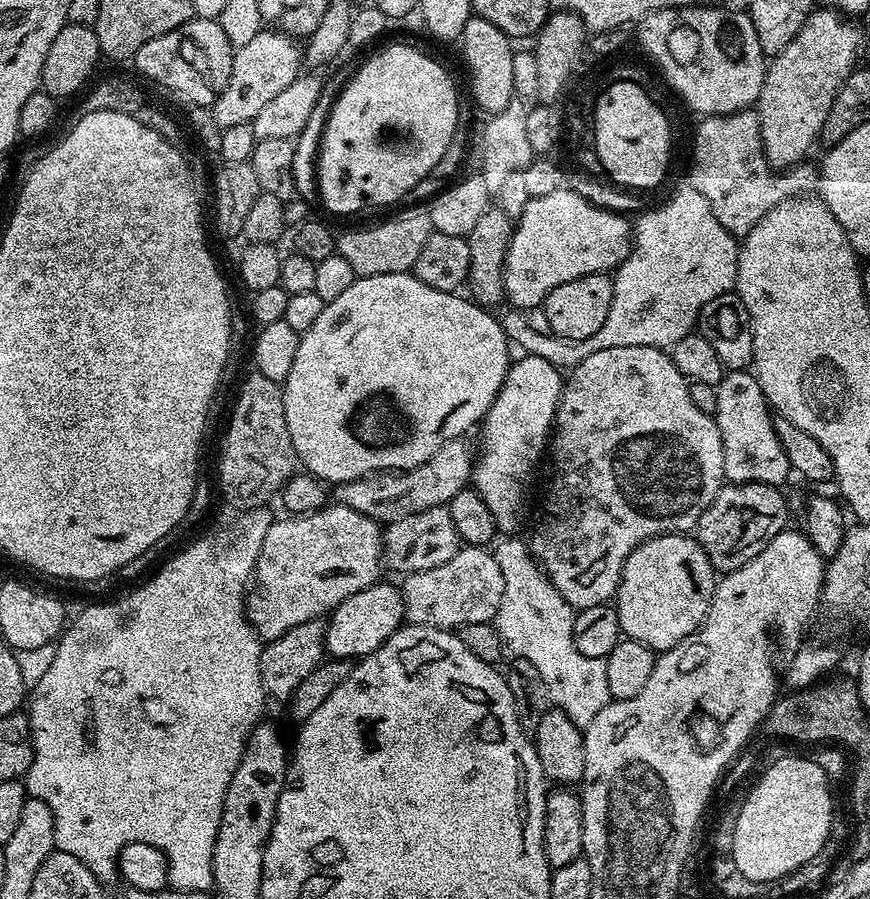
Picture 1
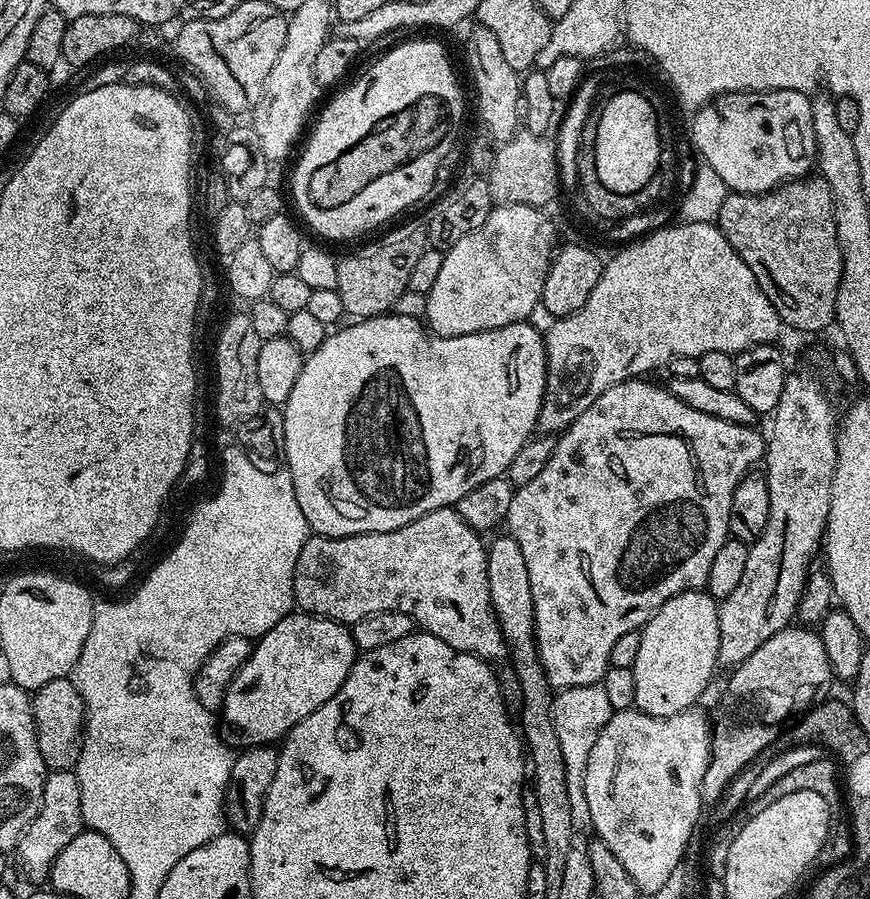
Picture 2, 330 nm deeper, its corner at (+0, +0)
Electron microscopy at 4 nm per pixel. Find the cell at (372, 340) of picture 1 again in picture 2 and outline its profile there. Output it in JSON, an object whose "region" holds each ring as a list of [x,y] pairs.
{"region":[[[396,310],[383,316],[357,319],[349,328],[337,327],[324,339],[322,346],[318,346],[318,350],[307,353],[302,370],[298,374],[298,382],[294,382],[290,398],[282,405],[282,456],[283,459],[288,459],[286,470],[294,482],[294,498],[298,498],[298,506],[302,506],[302,514],[306,514],[308,527],[315,535],[353,536],[367,532],[398,530],[422,518],[422,514],[459,505],[460,499],[470,494],[470,490],[482,486],[482,482],[505,475],[510,462],[514,462],[514,454],[518,454],[518,450],[522,450],[524,443],[537,431],[536,420],[540,416],[548,371],[544,337],[534,326],[521,322],[474,334],[438,336],[417,320],[412,316],[403,316],[400,310]]]}

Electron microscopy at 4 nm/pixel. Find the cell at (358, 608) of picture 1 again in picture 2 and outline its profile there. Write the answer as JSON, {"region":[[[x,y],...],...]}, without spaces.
{"region":[[[293,611],[255,641],[250,658],[224,690],[222,720],[224,716],[225,722],[237,728],[249,745],[275,745],[302,718],[314,714],[338,694],[357,655],[349,625],[313,616],[311,612]]]}

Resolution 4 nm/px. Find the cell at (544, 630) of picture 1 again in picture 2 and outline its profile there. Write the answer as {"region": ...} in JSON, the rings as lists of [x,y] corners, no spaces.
{"region":[[[603,683],[565,688],[557,691],[552,701],[554,731],[558,734],[558,743],[562,745],[562,762],[566,762],[566,794],[570,794],[570,818],[576,830],[587,829],[592,822],[590,806],[586,806],[584,775],[590,762],[590,750],[594,750],[594,742],[606,722],[610,722],[612,713]]]}

